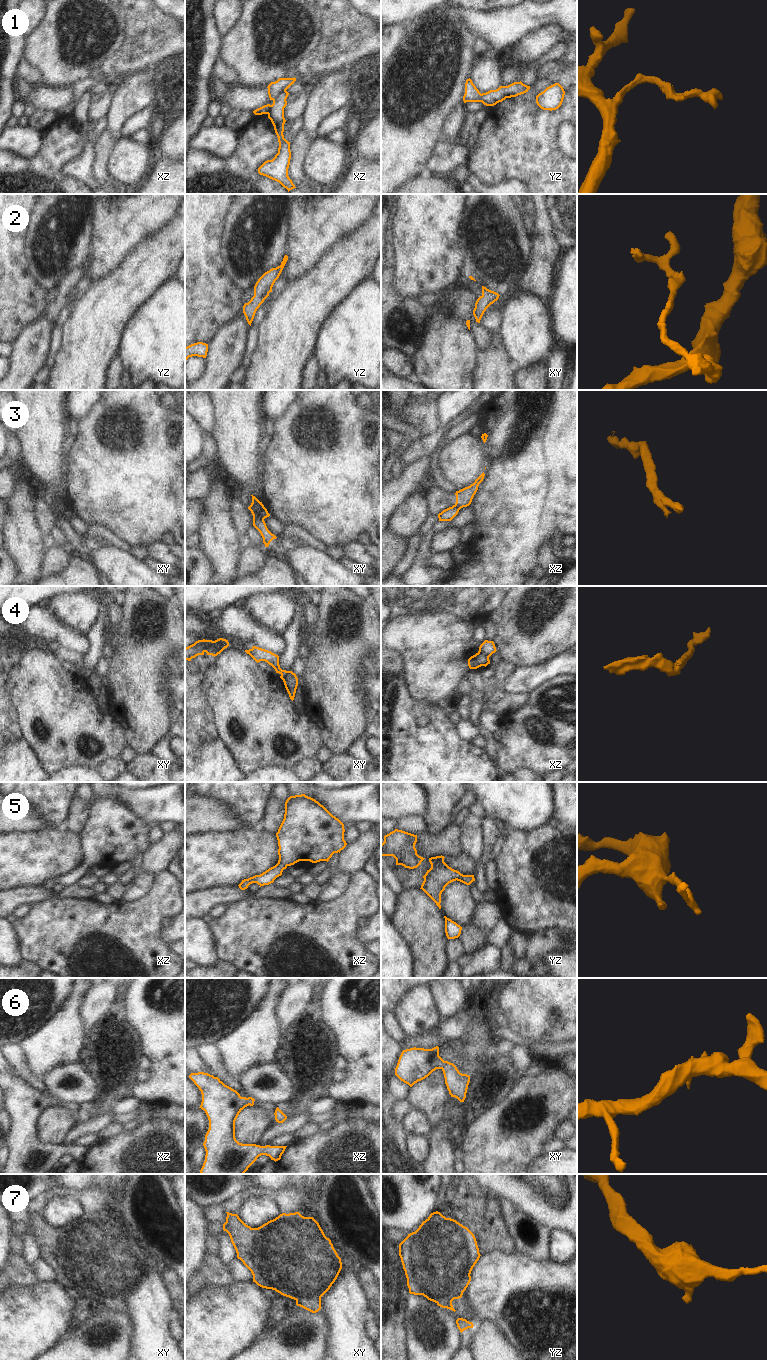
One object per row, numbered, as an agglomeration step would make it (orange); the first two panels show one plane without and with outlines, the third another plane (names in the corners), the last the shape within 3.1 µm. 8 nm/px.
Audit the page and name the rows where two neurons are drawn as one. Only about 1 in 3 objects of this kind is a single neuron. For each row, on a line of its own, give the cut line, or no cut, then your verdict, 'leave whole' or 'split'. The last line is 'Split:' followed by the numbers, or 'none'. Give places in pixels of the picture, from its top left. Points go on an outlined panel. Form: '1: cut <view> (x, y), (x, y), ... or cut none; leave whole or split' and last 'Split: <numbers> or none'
1: cut xz (285, 90), (273, 100); split
2: cut none; leave whole
3: cut xy (263, 505), (259, 509), (259, 515), (263, 519); split
4: cut xz (478, 651), (488, 657); split
5: cut none; leave whole
6: cut none; leave whole
7: cut none; leave whole
Split: 1, 3, 4

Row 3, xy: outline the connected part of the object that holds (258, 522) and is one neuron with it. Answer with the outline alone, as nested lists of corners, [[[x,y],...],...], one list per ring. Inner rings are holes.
[[[253,495],[251,496],[252,496],[252,503],[248,507],[248,509],[251,511],[253,515],[253,526],[260,532],[265,547],[268,547],[270,542],[273,539],[276,539],[277,537],[268,530],[264,519],[261,518],[259,515],[259,509],[264,505],[255,496]]]

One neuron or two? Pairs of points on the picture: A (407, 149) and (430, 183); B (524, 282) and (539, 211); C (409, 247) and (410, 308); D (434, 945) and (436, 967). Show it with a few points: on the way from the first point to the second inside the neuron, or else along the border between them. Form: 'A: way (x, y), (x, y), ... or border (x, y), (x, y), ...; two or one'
A: border (424, 172), (410, 177), (403, 183); two
B: way (541, 264), (541, 229); one
C: border (392, 282), (393, 289), (401, 296), (417, 298); two
D: way (434, 950), (435, 962); one

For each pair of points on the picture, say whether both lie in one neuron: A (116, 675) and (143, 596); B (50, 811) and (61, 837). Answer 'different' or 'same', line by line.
A: same
B: different

